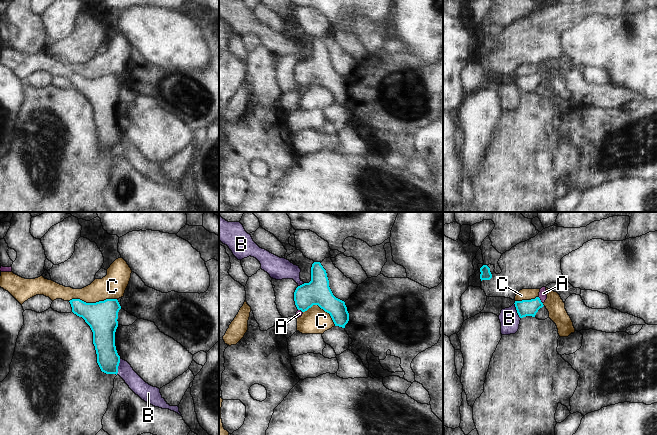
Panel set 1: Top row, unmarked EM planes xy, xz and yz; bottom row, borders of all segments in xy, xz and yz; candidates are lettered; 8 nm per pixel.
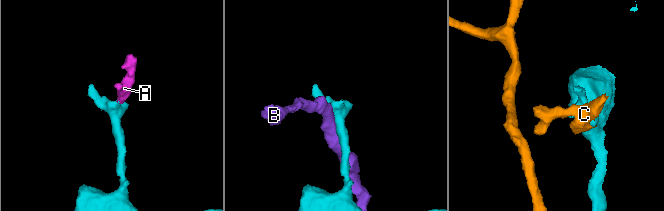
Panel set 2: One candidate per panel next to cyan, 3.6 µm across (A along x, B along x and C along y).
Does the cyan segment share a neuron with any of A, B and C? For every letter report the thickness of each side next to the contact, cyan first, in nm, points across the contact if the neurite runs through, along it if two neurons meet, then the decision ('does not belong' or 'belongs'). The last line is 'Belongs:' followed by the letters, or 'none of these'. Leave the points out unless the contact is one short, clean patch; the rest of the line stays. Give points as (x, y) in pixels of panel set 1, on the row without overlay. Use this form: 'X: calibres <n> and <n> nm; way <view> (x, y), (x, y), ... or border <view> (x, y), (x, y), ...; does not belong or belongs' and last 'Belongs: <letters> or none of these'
A: calibres 130 and 70 nm; way yz (524, 84), (529, 84), (540, 76), (543, 69); belongs
B: calibres 180 and 120 nm; does not belong
C: calibres 240 and 200 nm; does not belong
Belongs: A

